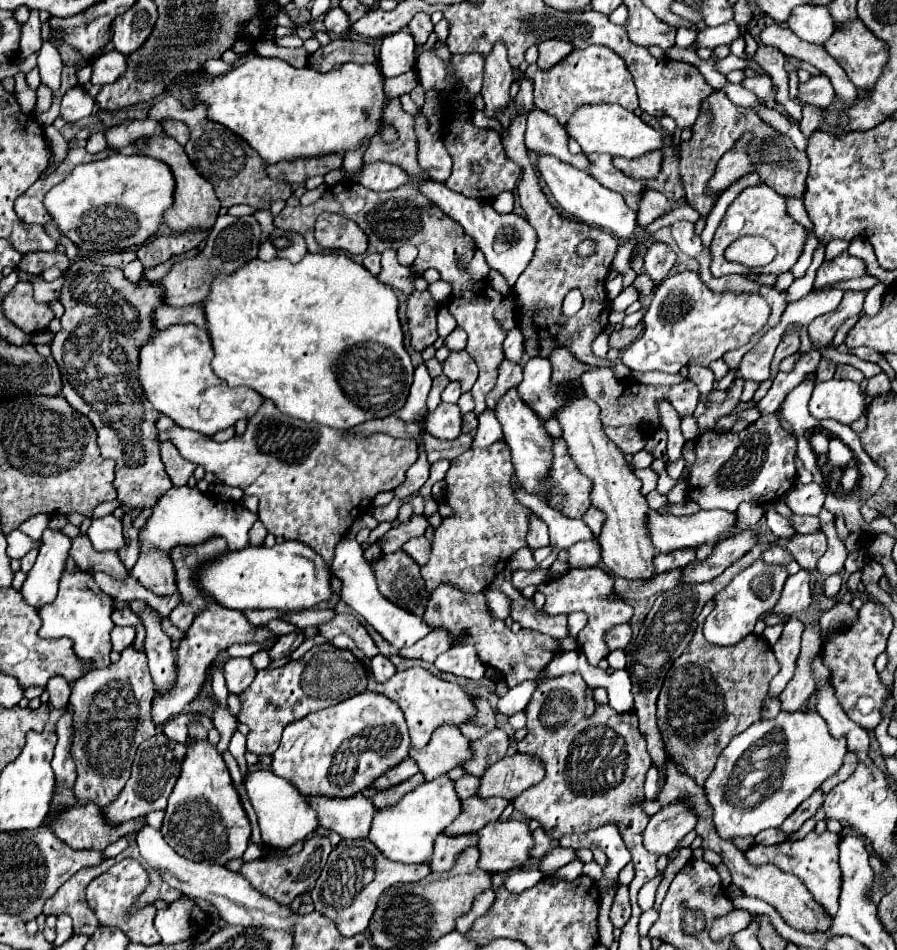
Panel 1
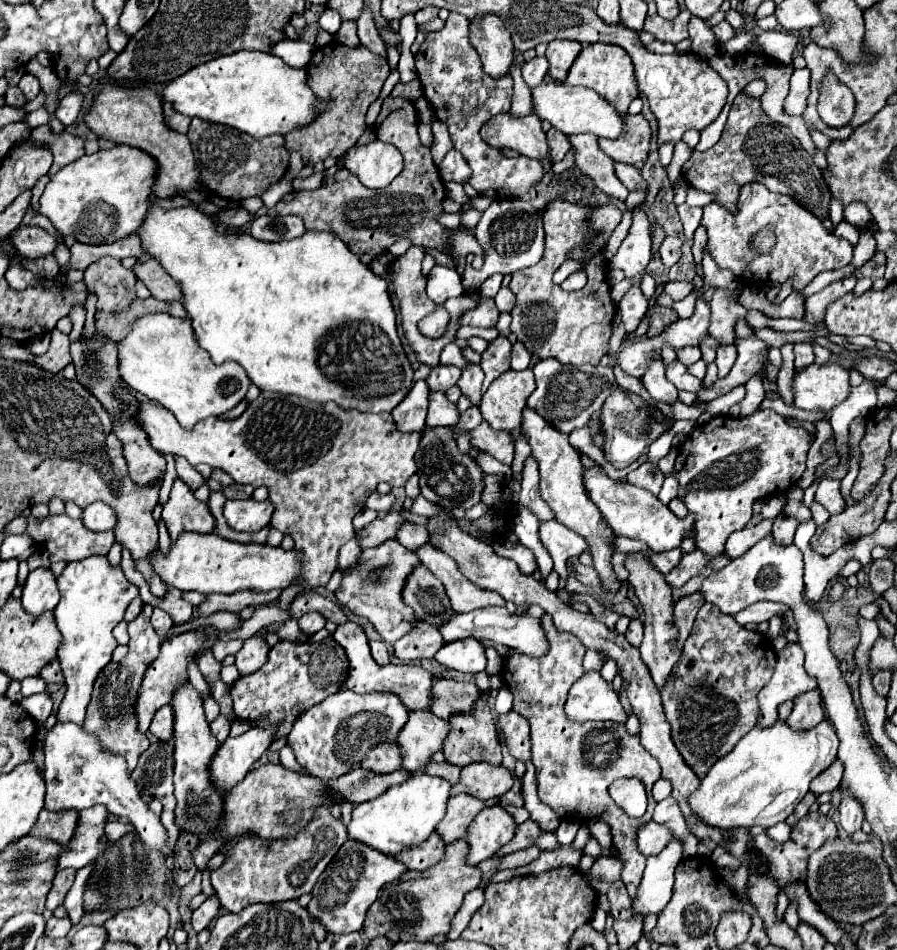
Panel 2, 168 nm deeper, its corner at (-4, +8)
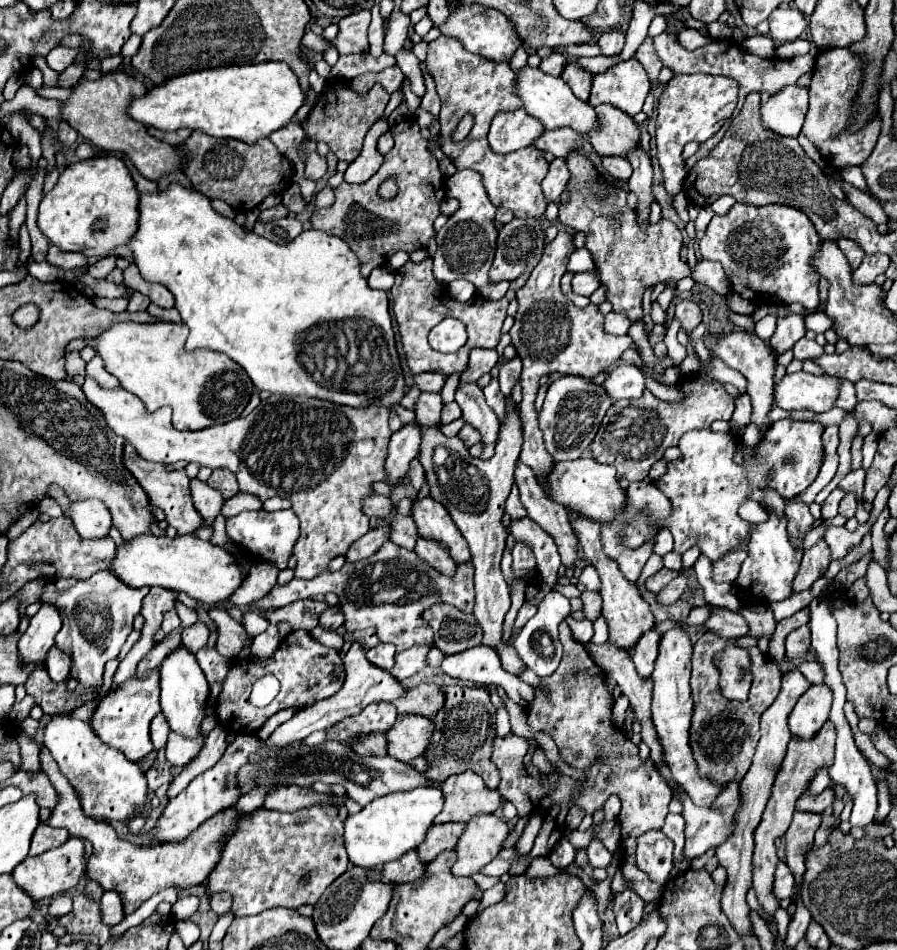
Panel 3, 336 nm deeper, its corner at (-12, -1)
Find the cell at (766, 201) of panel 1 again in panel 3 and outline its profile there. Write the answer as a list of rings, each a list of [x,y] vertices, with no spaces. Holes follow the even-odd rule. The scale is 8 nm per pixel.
[[[736,203],[726,215],[714,215],[704,237],[700,239],[698,247],[704,259],[710,261],[720,261],[726,277],[732,285],[732,291],[738,293],[740,297],[752,301],[752,303],[802,303],[806,309],[814,309],[818,305],[818,275],[810,267],[808,259],[816,253],[820,247],[820,235],[816,233],[814,225],[810,223],[804,213],[798,209],[792,209],[788,205],[764,205],[764,207],[754,207],[754,205],[744,205]]]

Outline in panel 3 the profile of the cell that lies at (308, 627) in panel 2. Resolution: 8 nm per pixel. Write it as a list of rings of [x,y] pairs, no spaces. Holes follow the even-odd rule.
[[[340,605],[328,607],[322,615],[320,615],[320,625],[330,627],[330,629],[338,629],[344,623],[344,613],[340,609]]]

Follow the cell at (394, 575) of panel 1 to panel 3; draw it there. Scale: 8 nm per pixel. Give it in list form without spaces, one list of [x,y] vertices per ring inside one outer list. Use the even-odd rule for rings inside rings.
[[[432,605],[424,611],[424,619],[434,629],[434,645],[446,655],[482,643],[482,629],[474,615],[466,615],[452,605]]]

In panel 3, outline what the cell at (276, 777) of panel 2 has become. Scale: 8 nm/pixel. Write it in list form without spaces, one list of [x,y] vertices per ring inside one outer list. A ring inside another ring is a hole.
[[[48,749],[40,751],[40,761],[42,761],[44,773],[50,777],[52,785],[60,793],[60,801],[46,823],[50,827],[64,827],[64,829],[68,829],[70,835],[84,837],[94,845],[94,853],[88,859],[88,875],[94,881],[98,881],[104,891],[120,893],[120,899],[124,905],[124,915],[134,913],[146,899],[150,899],[154,893],[166,889],[166,887],[176,887],[176,889],[184,891],[194,885],[200,885],[210,875],[210,871],[216,867],[216,863],[220,859],[222,835],[230,829],[236,829],[242,819],[242,813],[238,813],[236,809],[230,807],[230,809],[216,813],[204,825],[200,825],[200,829],[196,829],[196,833],[192,833],[188,837],[188,841],[178,841],[178,843],[172,841],[172,843],[162,843],[162,845],[138,847],[138,845],[132,845],[130,841],[120,839],[110,823],[100,823],[96,819],[84,817],[78,797],[76,797],[76,791],[72,789],[68,779],[60,773],[60,769]]]

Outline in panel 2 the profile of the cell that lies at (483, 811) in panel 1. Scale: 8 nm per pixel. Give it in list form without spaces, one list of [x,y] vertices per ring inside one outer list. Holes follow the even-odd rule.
[[[466,794],[452,796],[448,800],[448,812],[442,818],[442,822],[436,826],[436,832],[440,832],[440,836],[446,844],[466,838],[468,824],[472,824],[472,820],[478,816],[478,812],[484,810],[486,806],[496,806],[498,802],[500,802],[500,798],[476,800],[474,796],[466,796]]]

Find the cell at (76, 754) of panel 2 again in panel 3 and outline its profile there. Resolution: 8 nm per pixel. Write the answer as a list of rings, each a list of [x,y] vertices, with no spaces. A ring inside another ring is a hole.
[[[54,715],[44,727],[44,745],[52,753],[64,777],[68,777],[70,785],[80,793],[84,815],[124,821],[142,813],[148,791],[144,773],[118,749],[104,745],[88,723],[74,717]]]

